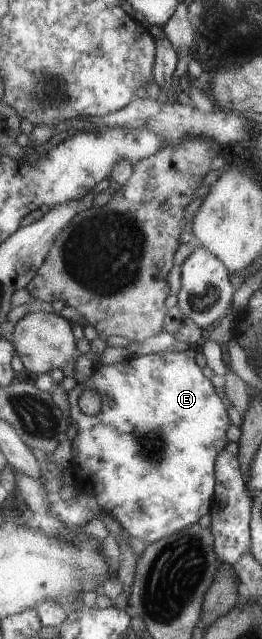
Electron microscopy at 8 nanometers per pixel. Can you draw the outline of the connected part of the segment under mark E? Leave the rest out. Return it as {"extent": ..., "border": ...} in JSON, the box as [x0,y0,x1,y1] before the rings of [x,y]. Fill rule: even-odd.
{"extent":[68,350,232,544],"border":[[[186,350],[184,352],[166,352],[166,353],[151,353],[149,355],[140,355],[140,356],[130,356],[126,358],[124,361],[118,364],[112,364],[112,365],[105,365],[103,363],[100,363],[99,366],[95,368],[95,372],[93,375],[83,383],[78,383],[77,386],[69,393],[69,400],[70,400],[70,406],[68,408],[70,416],[72,421],[75,421],[79,427],[79,432],[77,433],[77,436],[72,441],[72,452],[73,452],[73,464],[77,464],[79,468],[82,469],[84,474],[87,476],[88,484],[92,484],[94,488],[88,488],[88,490],[94,490],[96,492],[96,498],[98,498],[98,502],[100,502],[101,505],[103,505],[103,510],[111,515],[115,520],[117,520],[119,523],[121,523],[121,526],[127,530],[131,536],[135,536],[136,538],[140,538],[143,541],[146,542],[146,544],[154,544],[154,542],[158,540],[162,540],[162,538],[166,538],[166,536],[170,536],[172,534],[176,534],[178,530],[184,530],[186,526],[192,526],[193,524],[196,524],[196,522],[200,522],[208,512],[212,513],[212,509],[214,508],[214,500],[217,496],[217,486],[218,486],[218,477],[217,477],[217,470],[218,470],[218,457],[221,456],[222,452],[228,448],[230,444],[230,436],[228,436],[228,430],[232,428],[232,418],[230,418],[230,408],[228,408],[228,405],[226,405],[226,402],[224,402],[224,398],[218,394],[218,384],[214,384],[212,382],[211,378],[208,378],[206,374],[204,374],[204,364],[201,355],[198,352],[195,352],[194,350]],[[86,390],[97,390],[98,393],[101,395],[101,400],[103,401],[102,409],[99,414],[96,416],[89,416],[88,414],[84,414],[82,412],[82,408],[80,408],[80,396],[86,392]]]}

